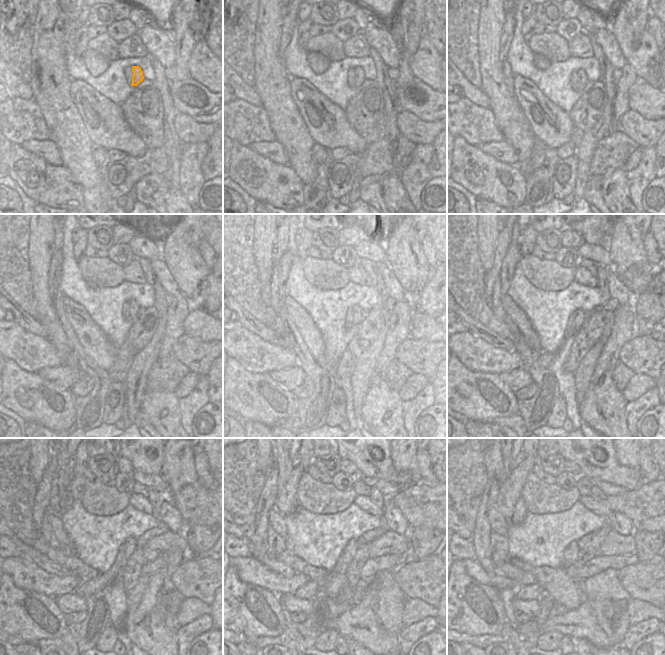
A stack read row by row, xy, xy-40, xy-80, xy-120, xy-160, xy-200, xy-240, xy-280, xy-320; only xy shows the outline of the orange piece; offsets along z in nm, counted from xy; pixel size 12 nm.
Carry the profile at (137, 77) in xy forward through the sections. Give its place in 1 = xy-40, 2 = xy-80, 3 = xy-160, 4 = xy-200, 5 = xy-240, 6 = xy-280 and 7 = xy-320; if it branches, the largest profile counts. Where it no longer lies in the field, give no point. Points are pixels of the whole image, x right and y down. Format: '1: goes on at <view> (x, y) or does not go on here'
1: goes on at xy-40 (359, 72)
2: goes on at xy-80 (583, 79)
3: goes on at xy-160 (357, 318)
4: goes on at xy-200 (579, 320)
5: goes on at xy-240 (129, 547)
6: goes on at xy-280 (351, 547)
7: goes on at xy-320 (570, 554)

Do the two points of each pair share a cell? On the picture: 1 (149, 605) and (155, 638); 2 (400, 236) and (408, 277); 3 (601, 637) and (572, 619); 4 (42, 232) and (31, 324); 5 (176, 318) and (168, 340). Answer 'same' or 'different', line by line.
1: same
2: same
3: same
4: different
5: same

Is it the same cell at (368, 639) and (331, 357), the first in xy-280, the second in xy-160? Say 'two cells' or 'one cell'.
two cells

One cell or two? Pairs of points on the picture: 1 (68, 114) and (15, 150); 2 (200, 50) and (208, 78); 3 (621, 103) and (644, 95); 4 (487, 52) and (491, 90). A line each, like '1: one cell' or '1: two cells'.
1: two cells
2: one cell
3: two cells
4: one cell

